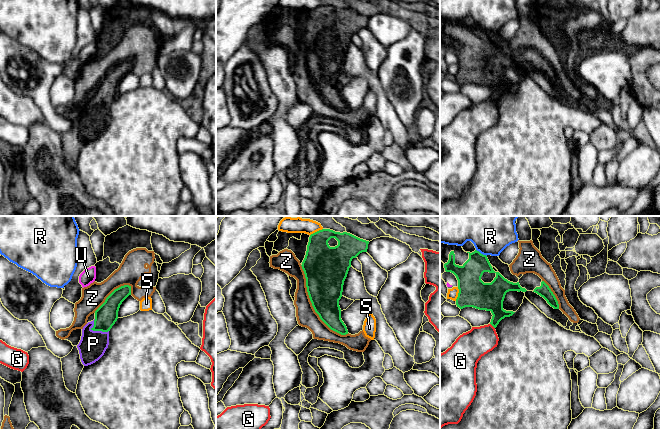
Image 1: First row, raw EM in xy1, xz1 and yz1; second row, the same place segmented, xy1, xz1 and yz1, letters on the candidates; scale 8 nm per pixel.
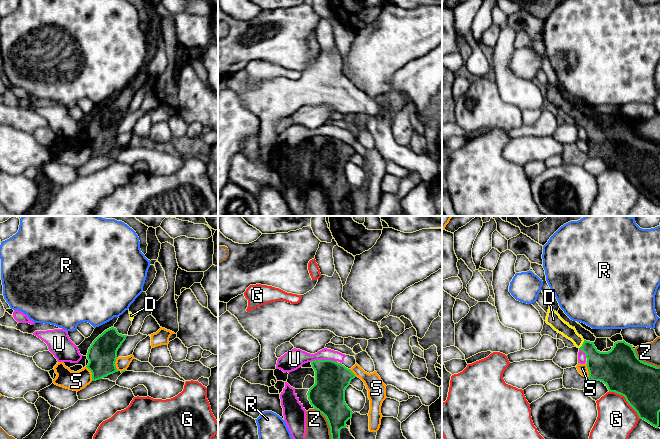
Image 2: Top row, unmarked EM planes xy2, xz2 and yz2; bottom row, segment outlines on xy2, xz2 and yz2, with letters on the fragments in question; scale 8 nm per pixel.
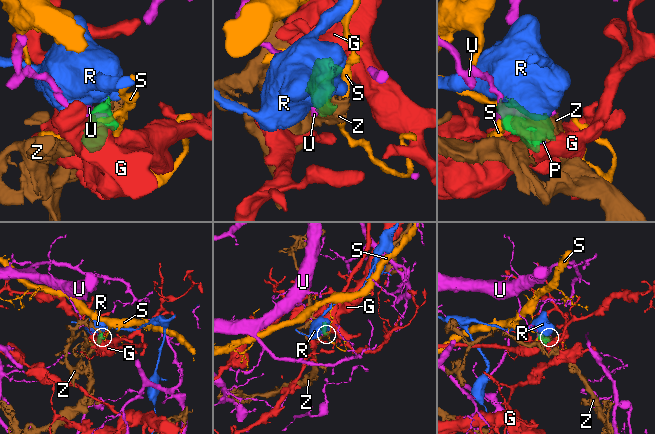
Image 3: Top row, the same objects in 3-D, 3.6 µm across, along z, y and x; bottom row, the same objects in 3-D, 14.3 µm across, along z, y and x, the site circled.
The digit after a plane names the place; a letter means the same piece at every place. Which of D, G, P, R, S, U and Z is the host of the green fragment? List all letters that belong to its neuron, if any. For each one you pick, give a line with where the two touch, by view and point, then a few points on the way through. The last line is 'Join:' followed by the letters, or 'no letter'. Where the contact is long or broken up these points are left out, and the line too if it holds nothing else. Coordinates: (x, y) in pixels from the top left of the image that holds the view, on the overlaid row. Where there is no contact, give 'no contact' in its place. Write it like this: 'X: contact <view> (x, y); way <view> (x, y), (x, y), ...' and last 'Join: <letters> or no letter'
D: contact yz2 (582, 344); way yz2 (603, 366), (582, 344), (558, 324)
P: contact xy1 (96, 330)
Join: D, P

